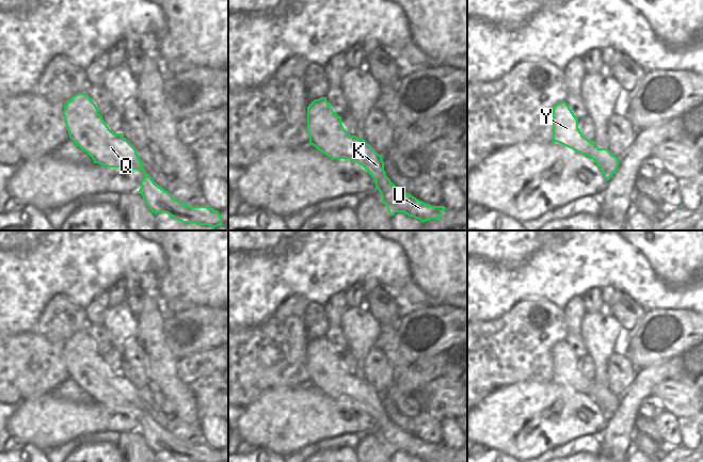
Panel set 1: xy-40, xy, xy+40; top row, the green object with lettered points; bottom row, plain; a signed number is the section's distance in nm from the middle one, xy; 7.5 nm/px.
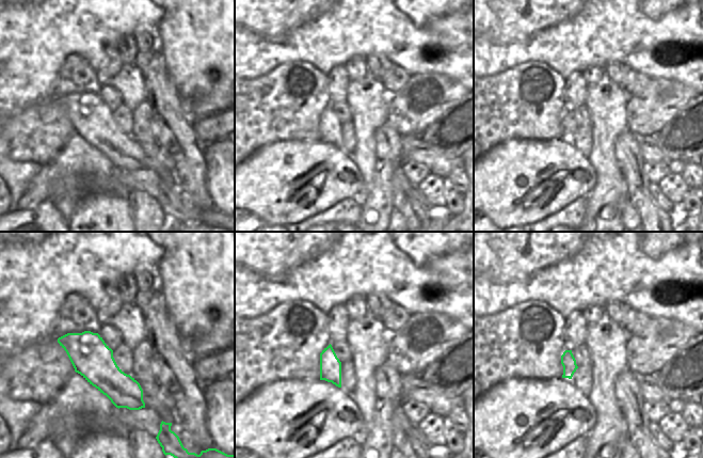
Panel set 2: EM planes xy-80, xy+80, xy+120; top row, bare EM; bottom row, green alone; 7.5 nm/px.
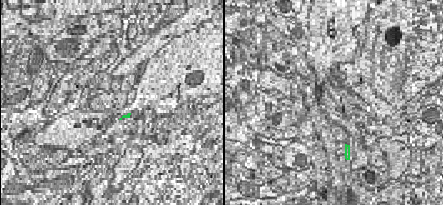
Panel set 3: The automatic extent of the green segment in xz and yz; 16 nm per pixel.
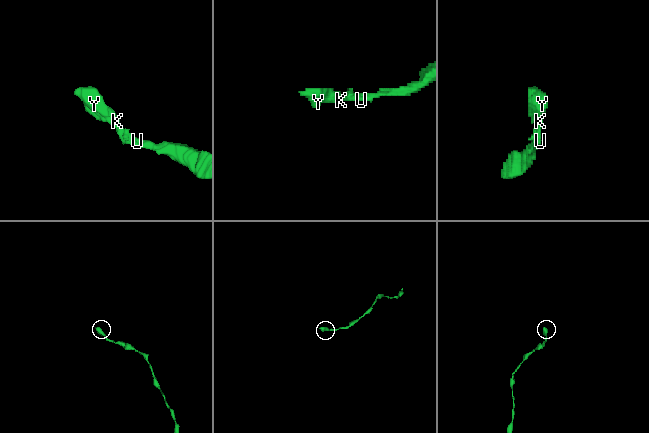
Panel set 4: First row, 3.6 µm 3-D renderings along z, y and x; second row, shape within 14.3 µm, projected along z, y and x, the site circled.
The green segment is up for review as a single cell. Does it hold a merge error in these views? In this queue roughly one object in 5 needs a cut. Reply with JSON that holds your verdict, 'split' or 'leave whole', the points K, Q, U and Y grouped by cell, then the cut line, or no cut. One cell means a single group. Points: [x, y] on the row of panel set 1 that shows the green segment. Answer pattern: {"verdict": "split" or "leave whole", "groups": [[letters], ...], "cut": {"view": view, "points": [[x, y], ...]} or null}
{"verdict": "leave whole", "groups": [["K", "Q", "U", "Y"]], "cut": null}

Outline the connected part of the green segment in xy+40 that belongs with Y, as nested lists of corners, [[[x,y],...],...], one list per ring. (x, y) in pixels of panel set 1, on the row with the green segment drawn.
[[[565,101],[553,107],[553,142],[558,142],[581,155],[590,157],[609,180],[619,166],[619,157],[608,148],[598,148],[578,128],[578,118]]]

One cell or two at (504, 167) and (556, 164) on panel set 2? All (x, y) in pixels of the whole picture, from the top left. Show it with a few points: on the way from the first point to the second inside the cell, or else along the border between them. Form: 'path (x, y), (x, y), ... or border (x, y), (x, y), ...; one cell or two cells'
path (516, 167), (543, 167); one cell

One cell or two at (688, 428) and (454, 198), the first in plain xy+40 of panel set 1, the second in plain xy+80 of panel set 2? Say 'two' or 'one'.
one

